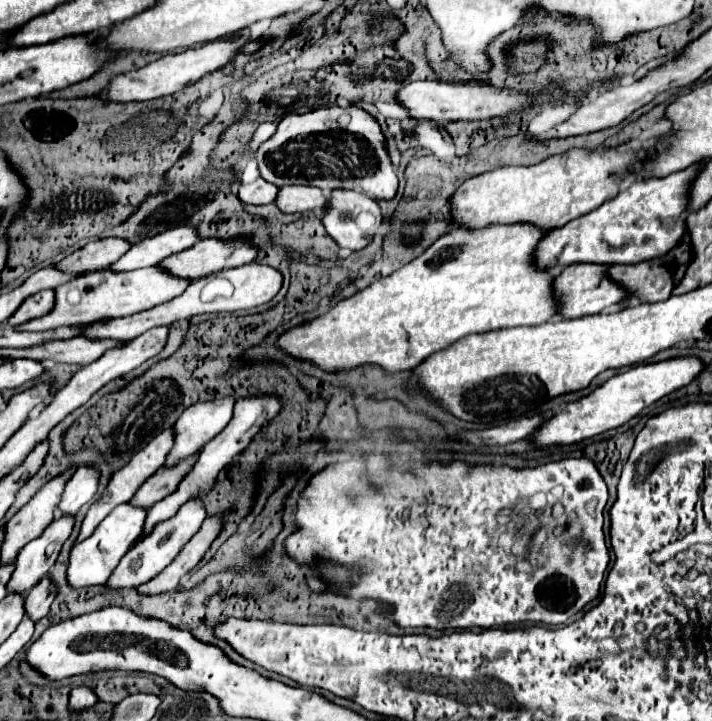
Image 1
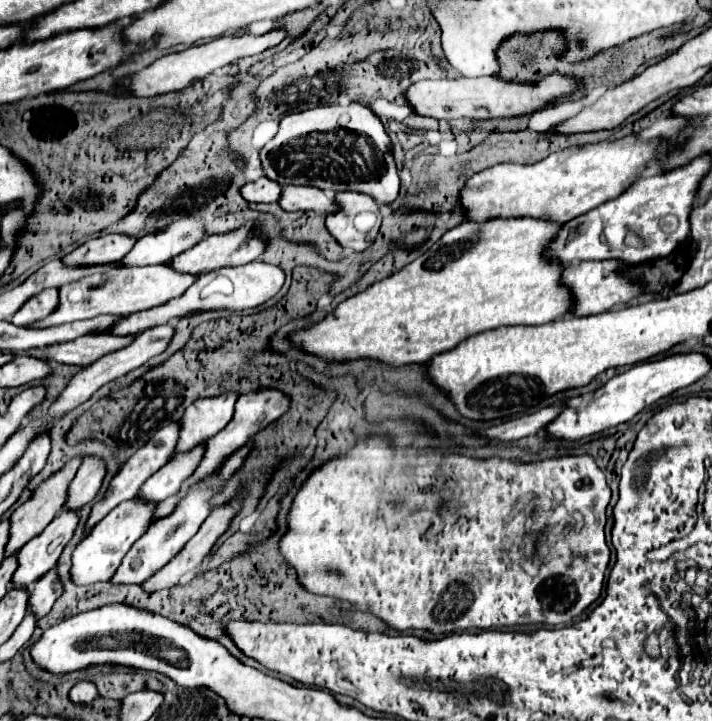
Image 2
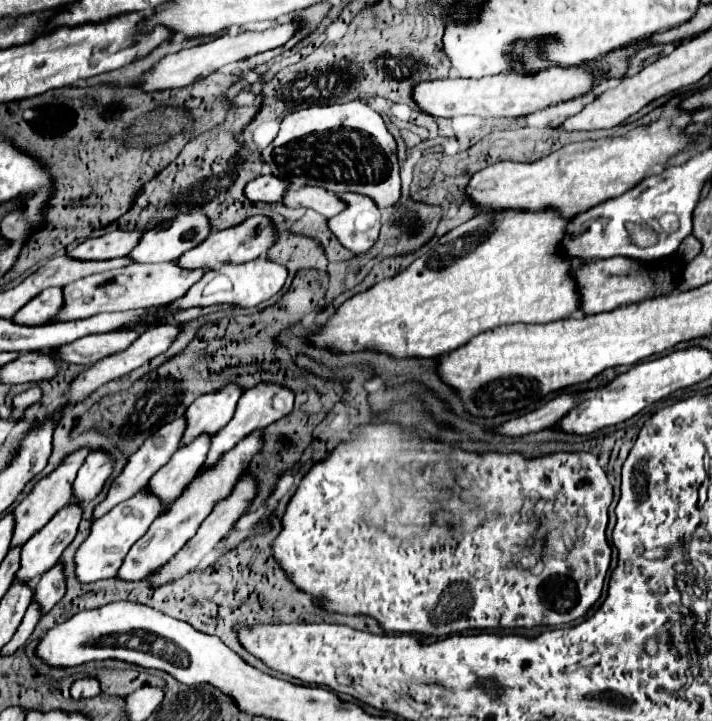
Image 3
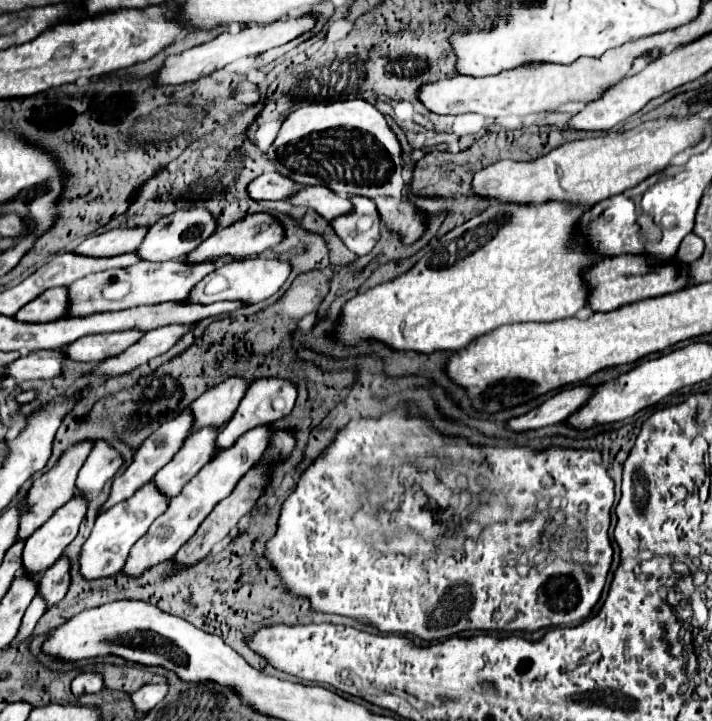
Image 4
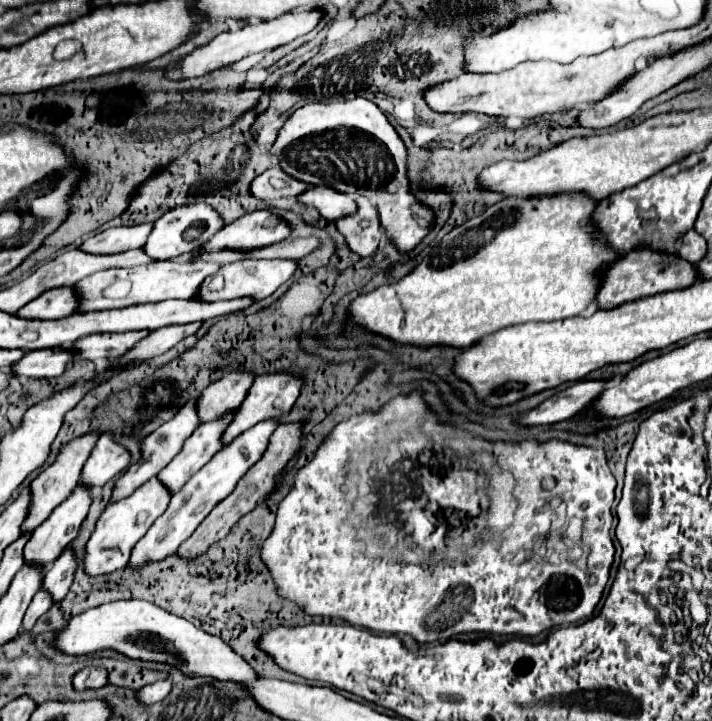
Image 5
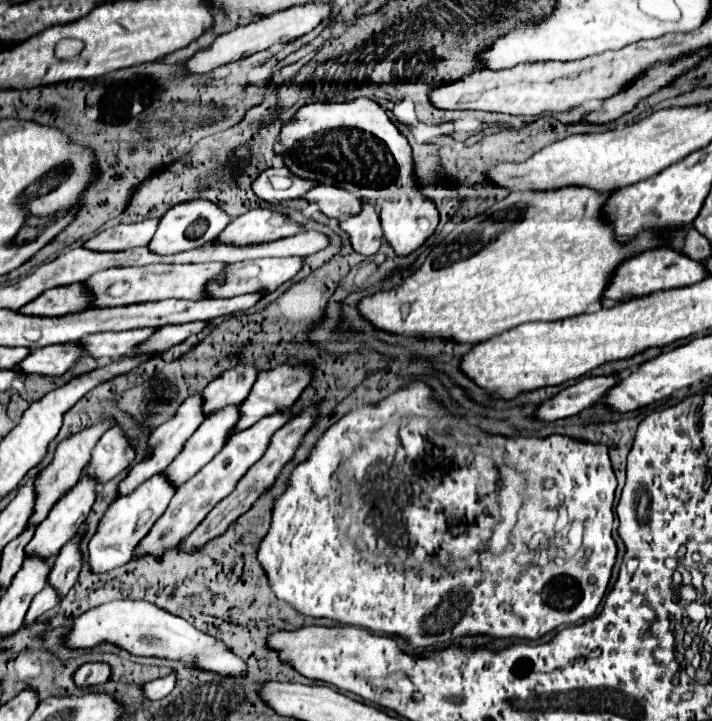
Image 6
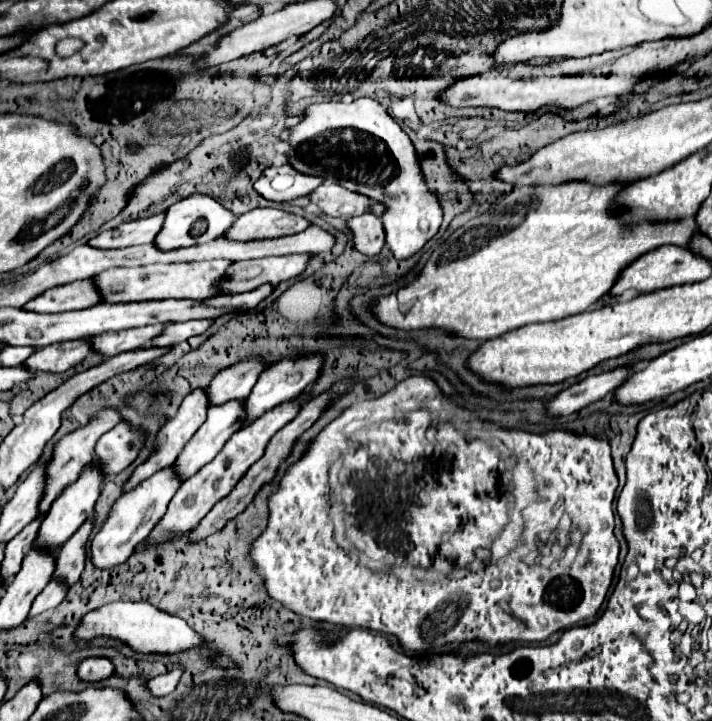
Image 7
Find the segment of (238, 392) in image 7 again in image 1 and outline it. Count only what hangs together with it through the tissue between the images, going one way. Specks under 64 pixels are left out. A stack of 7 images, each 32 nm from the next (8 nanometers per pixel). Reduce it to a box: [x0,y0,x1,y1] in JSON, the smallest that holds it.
[164,396,236,466]

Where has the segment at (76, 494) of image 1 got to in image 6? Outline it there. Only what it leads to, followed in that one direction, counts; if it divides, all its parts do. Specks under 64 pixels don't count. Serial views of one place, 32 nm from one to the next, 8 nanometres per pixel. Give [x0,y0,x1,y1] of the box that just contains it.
[86,424,136,484]

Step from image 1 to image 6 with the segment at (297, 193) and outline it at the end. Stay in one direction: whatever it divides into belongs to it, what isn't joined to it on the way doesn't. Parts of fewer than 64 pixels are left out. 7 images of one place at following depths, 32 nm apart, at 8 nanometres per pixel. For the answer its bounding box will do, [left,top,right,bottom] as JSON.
[304,184,362,218]

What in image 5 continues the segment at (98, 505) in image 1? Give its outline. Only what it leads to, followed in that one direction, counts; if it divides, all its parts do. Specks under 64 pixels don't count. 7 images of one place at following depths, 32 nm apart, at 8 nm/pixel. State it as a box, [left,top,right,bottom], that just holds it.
[112,400,200,502]

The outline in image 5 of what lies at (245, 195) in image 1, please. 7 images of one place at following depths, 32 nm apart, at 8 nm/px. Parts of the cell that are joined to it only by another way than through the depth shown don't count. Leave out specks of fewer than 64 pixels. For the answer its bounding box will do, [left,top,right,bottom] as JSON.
[250,168,310,202]

